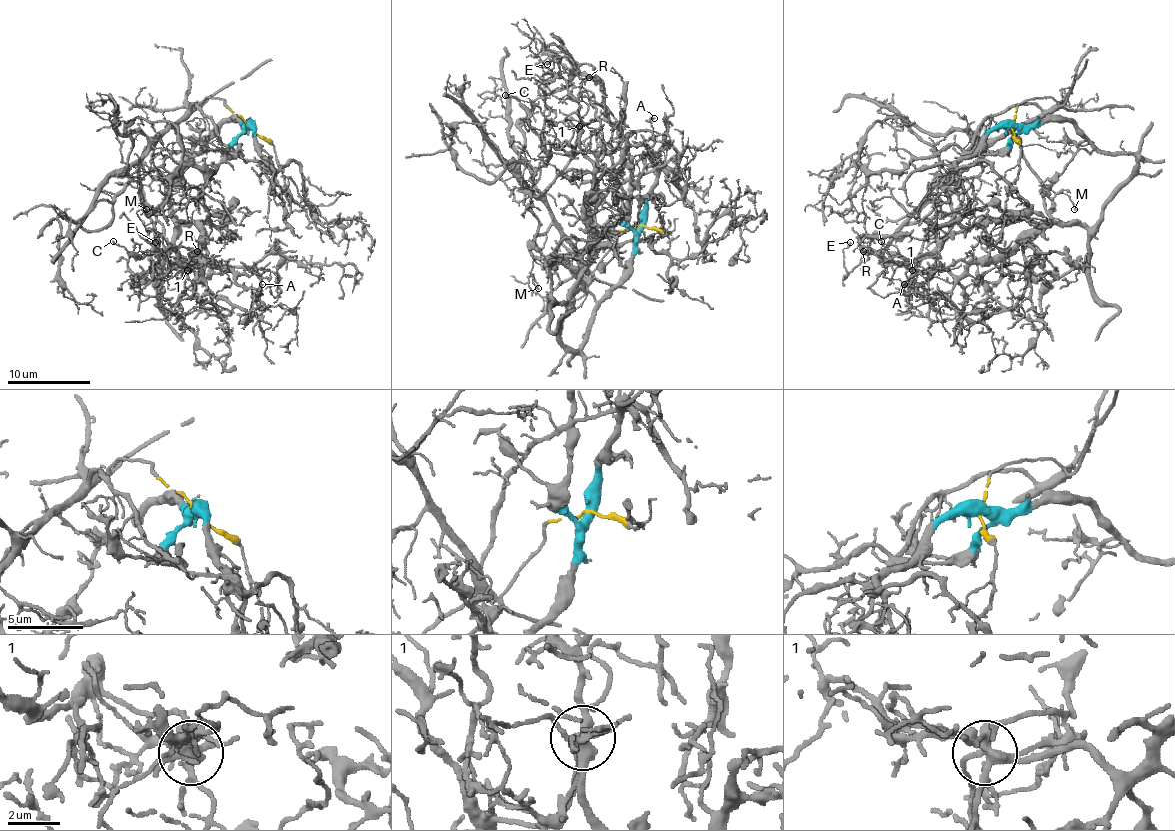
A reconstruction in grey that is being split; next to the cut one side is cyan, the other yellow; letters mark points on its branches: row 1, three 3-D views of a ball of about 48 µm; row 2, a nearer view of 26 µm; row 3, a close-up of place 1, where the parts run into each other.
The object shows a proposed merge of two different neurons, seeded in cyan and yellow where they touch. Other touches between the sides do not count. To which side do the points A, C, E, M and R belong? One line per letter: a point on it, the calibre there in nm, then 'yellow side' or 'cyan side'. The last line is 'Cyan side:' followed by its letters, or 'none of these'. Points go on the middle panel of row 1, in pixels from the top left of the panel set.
A: at (654, 118); 120 nm thick; cyan side
C: at (505, 95); 150 nm thick; yellow side
E: at (547, 64); 110 nm thick; cyan side
M: at (538, 288); 150 nm thick; yellow side
R: at (589, 77); 150 nm thick; cyan side
Cyan side: A, E, R

